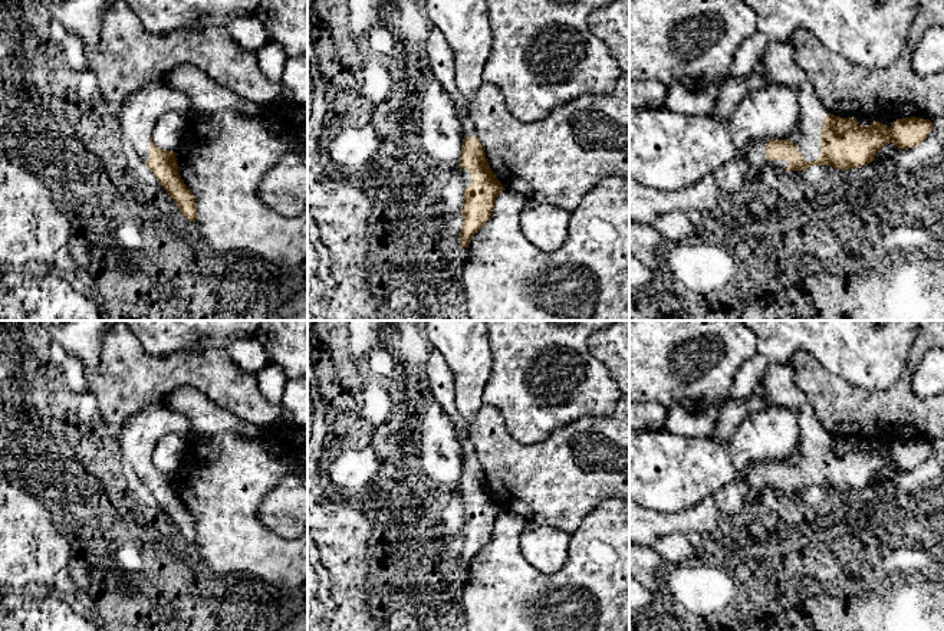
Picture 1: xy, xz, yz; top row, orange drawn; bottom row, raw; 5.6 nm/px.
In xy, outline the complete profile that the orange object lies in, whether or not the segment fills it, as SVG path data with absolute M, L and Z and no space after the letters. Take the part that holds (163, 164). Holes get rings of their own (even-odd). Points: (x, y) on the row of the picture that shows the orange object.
M152 79L121 103L119 125L125 141L132 144L181 214L195 223L195 197L180 177L175 152L158 148L151 135L157 119L168 111L188 118L195 108L184 92L168 86L161 79Z

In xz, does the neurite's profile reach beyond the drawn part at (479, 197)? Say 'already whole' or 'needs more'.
needs more

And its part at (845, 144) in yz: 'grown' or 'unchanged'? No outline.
grown

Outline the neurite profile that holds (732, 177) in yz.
M733 158L724 165L721 165L716 172L714 177L720 185L720 190L727 193L737 193L740 191L751 172L751 164L746 158Z

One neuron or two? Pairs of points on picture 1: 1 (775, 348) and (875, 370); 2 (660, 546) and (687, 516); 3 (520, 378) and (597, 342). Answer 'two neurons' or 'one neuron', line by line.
1: one neuron
2: two neurons
3: two neurons

